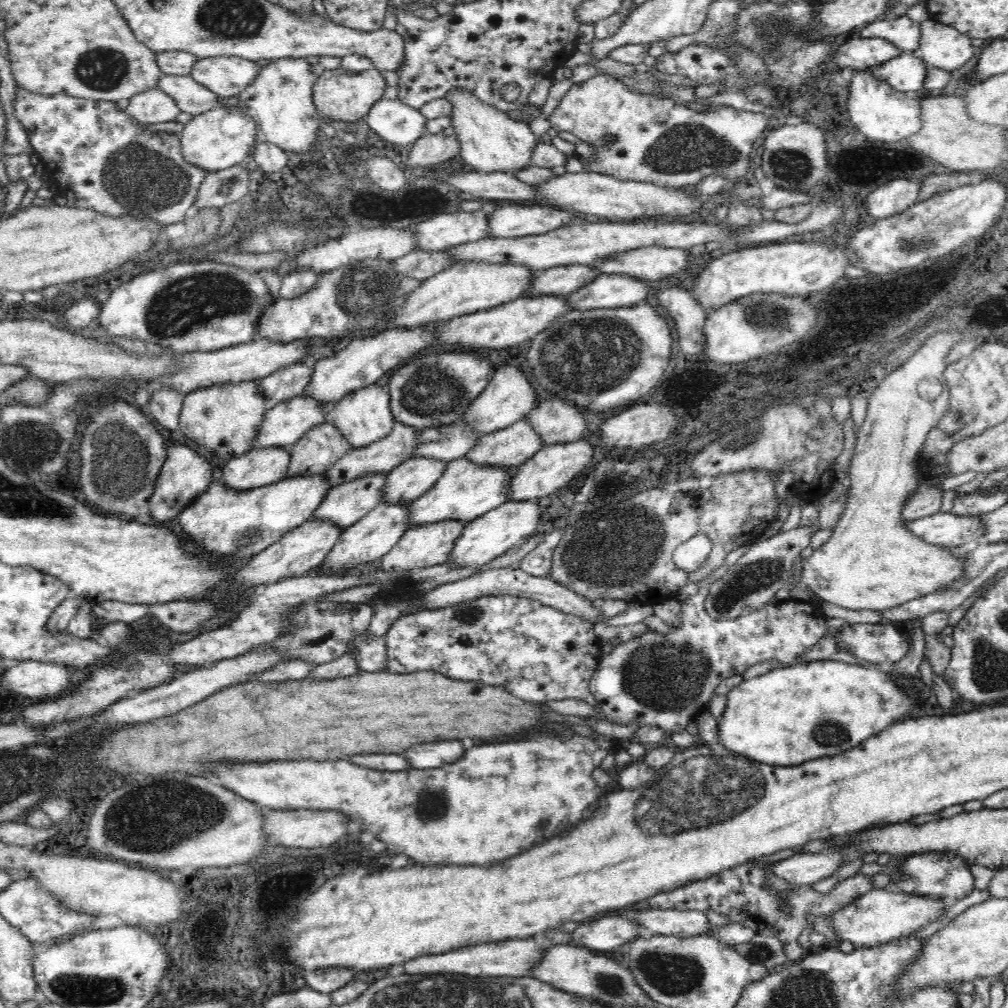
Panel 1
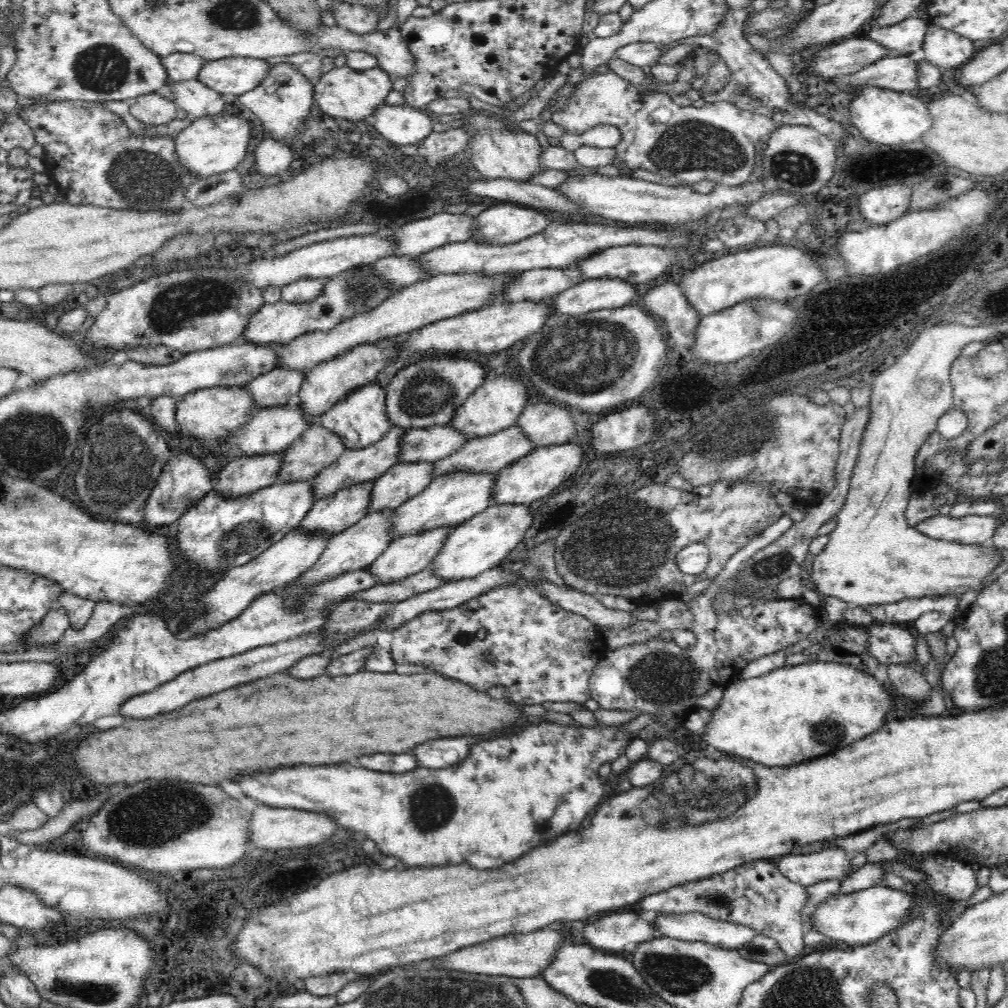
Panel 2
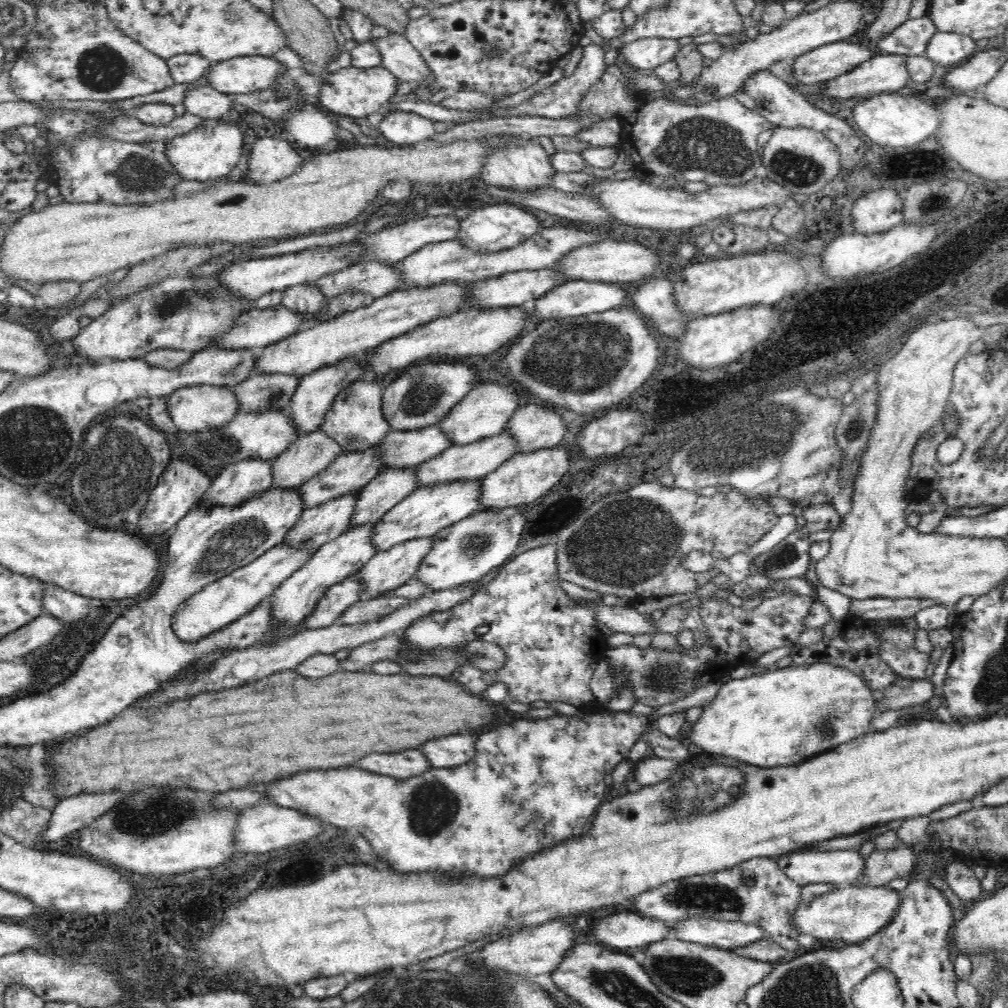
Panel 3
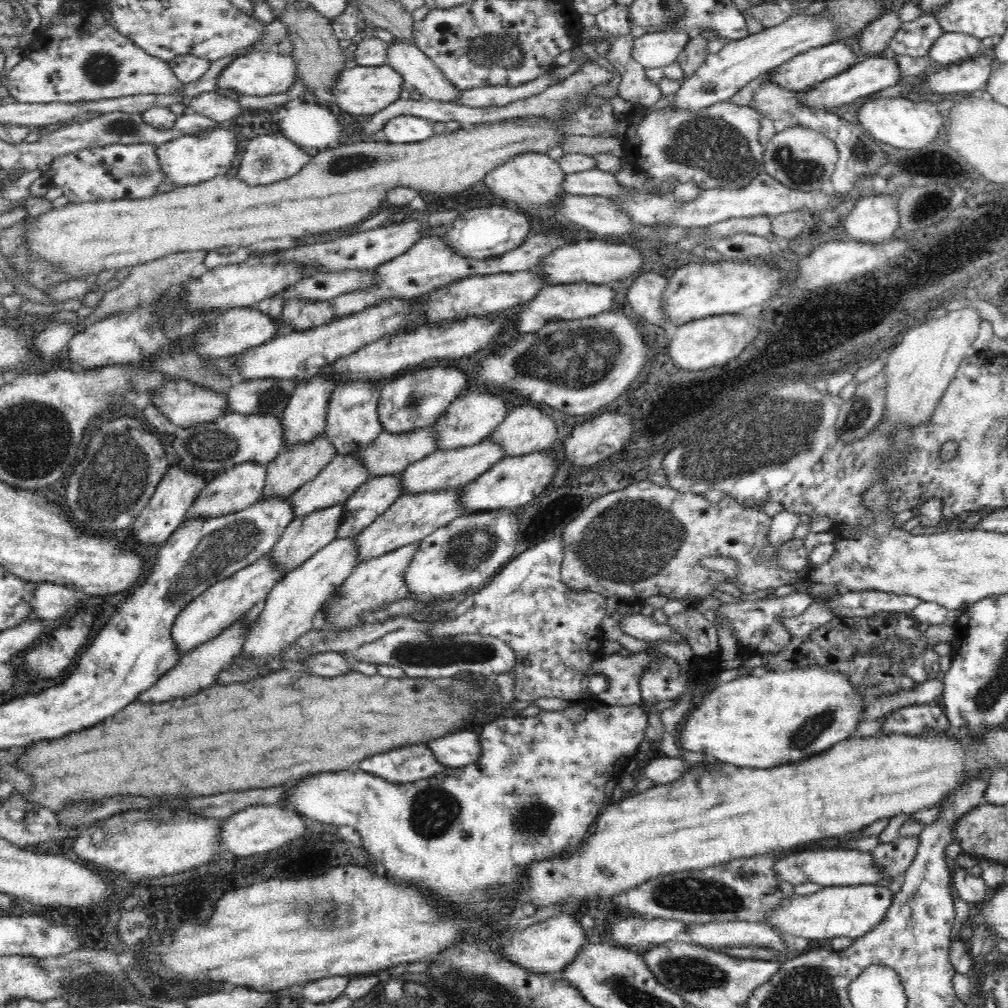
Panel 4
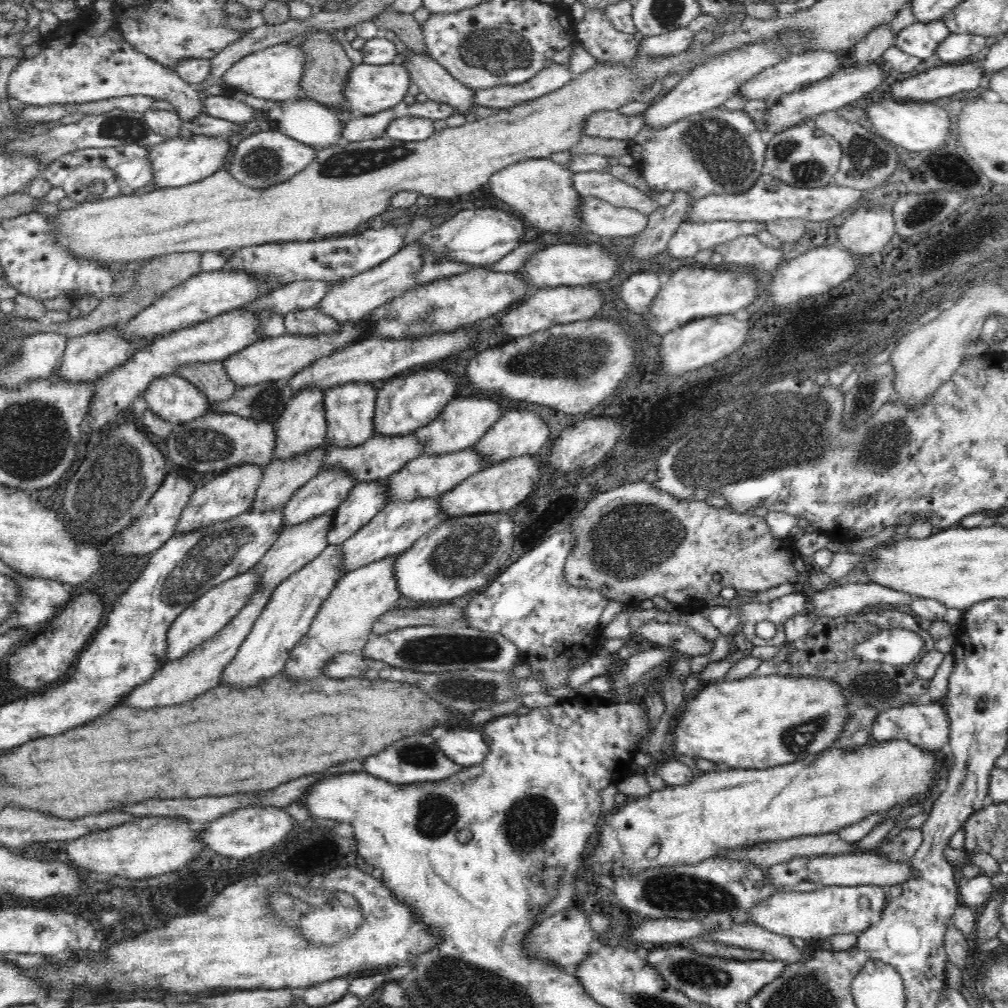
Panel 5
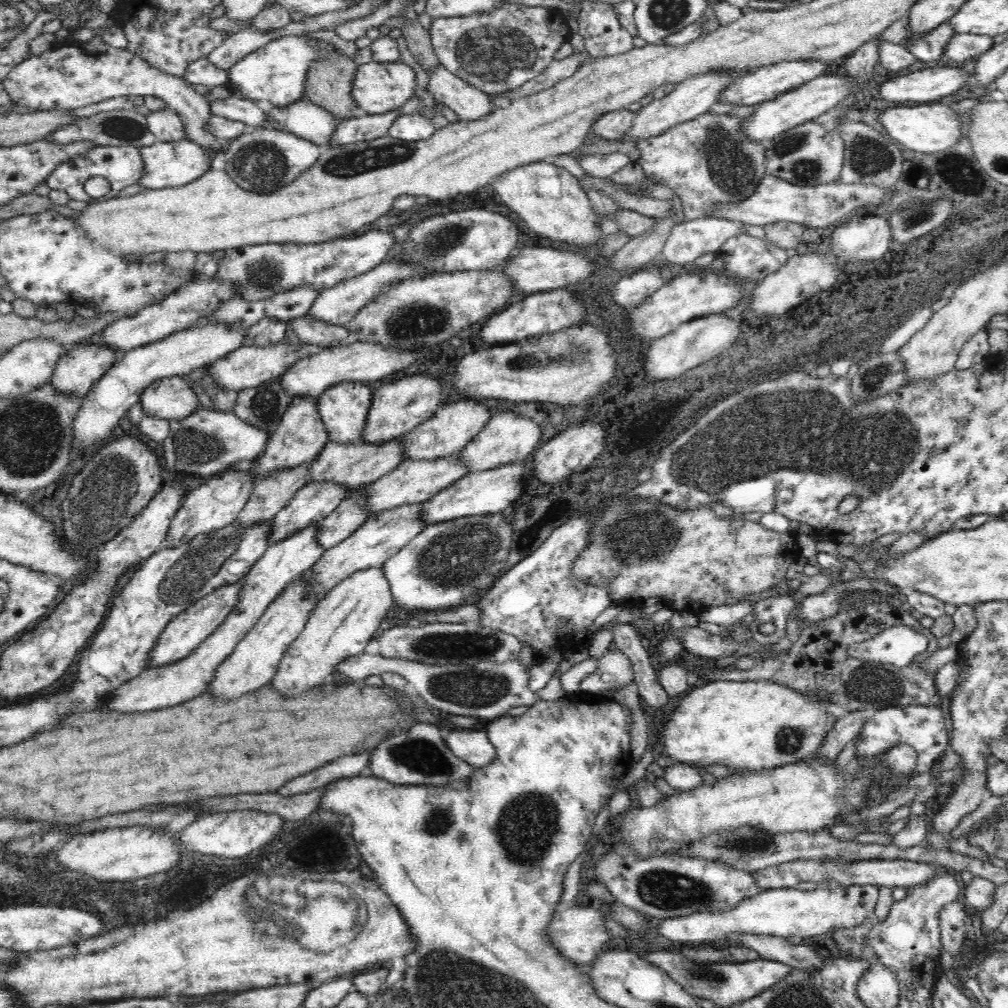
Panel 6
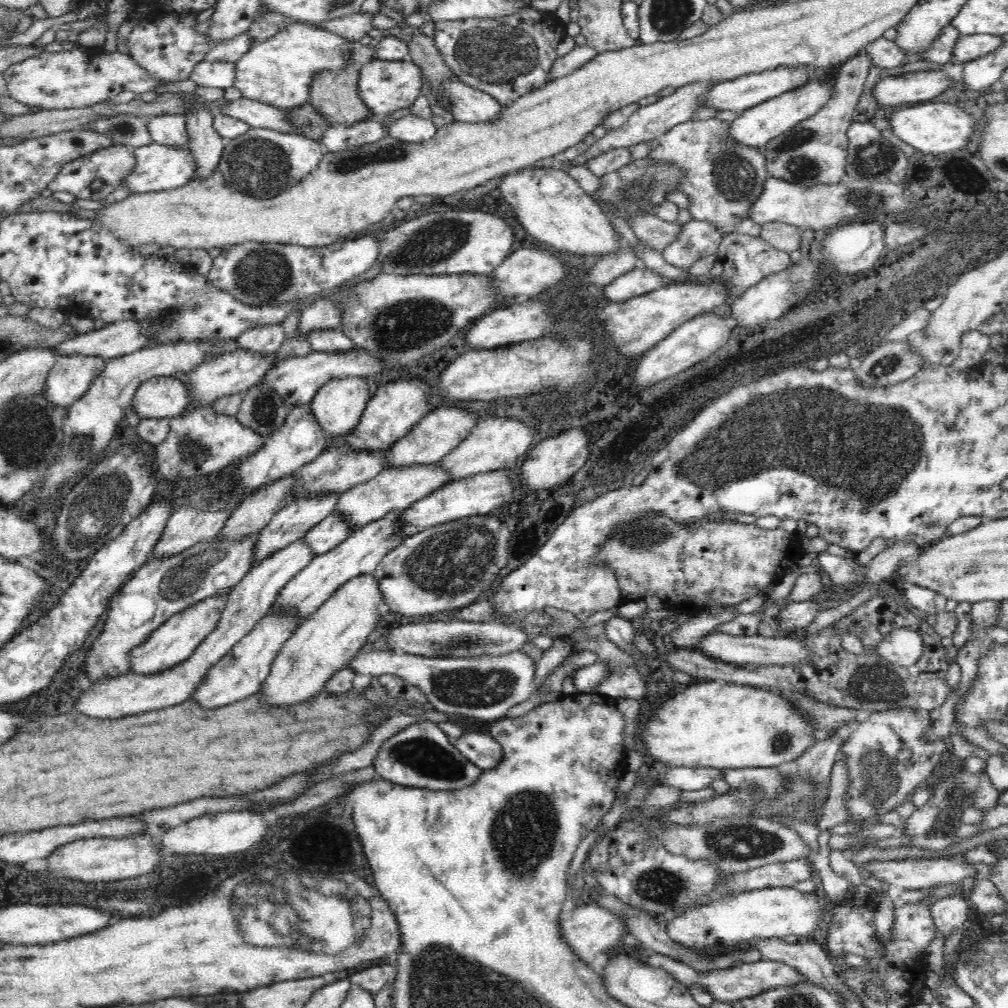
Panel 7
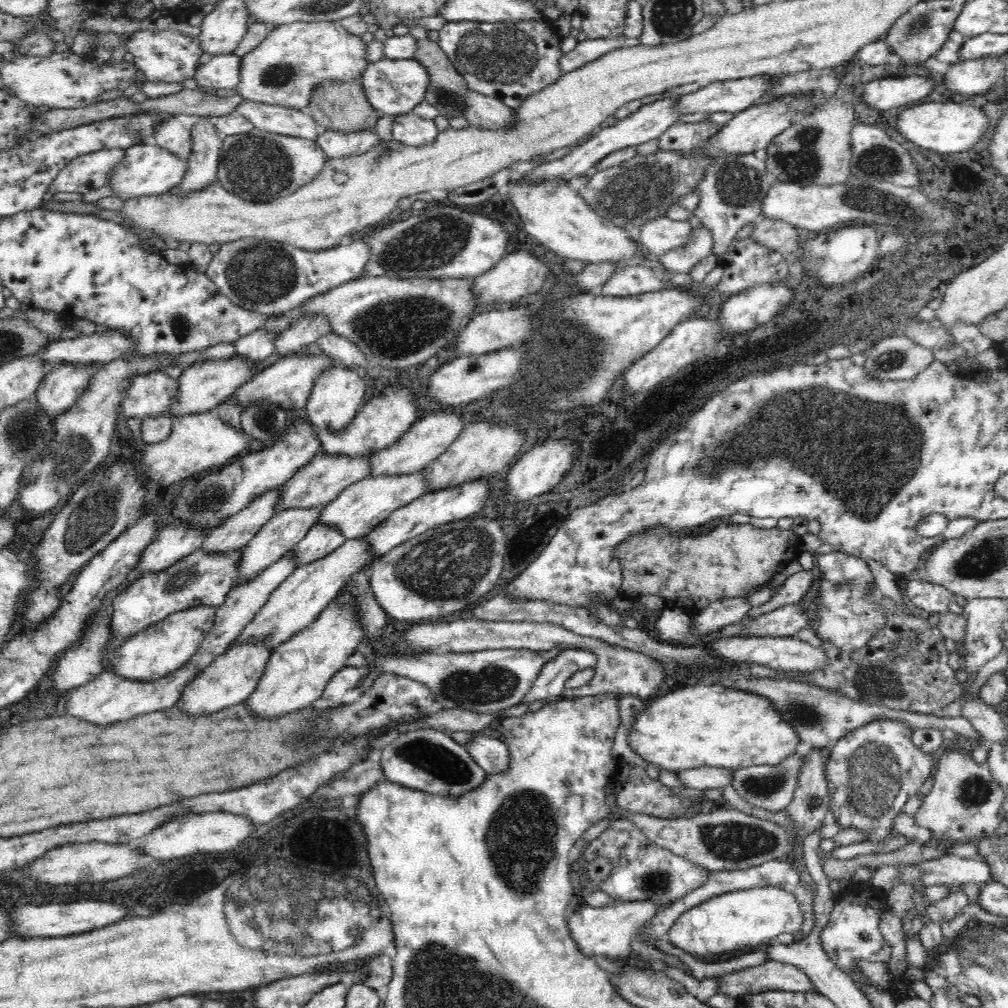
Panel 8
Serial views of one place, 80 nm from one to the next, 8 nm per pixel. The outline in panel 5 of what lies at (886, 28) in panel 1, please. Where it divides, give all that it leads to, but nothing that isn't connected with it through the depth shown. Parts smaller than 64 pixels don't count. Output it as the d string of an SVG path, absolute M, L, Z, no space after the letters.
M915 21L895 37L893 46L925 61L936 52L938 44L946 40L950 34L950 30L941 21L930 24Z

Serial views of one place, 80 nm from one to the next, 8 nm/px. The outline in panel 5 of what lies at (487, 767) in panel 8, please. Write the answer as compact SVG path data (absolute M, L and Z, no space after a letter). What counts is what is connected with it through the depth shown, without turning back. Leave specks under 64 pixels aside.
M474 730L446 732L436 740L436 744L446 756L450 756L450 760L466 767L481 763L490 752L485 740L482 740L482 733Z

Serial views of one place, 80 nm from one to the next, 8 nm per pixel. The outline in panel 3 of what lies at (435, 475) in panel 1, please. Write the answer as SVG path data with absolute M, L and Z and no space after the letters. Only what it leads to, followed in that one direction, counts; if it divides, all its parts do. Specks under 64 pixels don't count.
M387 468L358 491L357 506L350 527L380 521L403 498L418 488L417 468Z

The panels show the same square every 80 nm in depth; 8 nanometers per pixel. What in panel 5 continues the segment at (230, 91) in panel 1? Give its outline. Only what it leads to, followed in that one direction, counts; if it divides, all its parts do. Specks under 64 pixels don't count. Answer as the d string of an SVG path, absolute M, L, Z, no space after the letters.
M278 44L265 50L253 52L235 62L222 76L222 86L230 86L245 95L266 99L268 103L292 102L301 88L305 56L298 44Z

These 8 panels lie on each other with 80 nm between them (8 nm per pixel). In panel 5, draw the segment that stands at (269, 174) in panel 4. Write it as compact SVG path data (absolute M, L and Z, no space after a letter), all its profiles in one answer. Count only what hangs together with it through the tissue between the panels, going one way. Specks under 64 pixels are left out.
M258 132L234 140L227 161L227 170L242 184L250 188L268 188L280 184L304 170L317 155L317 149L306 146L280 132Z

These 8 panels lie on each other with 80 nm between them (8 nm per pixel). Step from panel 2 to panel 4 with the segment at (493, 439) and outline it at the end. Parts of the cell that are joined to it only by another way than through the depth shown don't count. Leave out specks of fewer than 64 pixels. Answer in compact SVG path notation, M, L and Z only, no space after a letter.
M486 437L479 444L467 446L464 448L456 448L452 450L436 450L426 459L420 460L418 463L412 464L402 476L402 494L412 494L417 492L430 492L437 490L462 489L469 483L478 479L490 471L500 460L505 458L503 446L497 444L494 440Z

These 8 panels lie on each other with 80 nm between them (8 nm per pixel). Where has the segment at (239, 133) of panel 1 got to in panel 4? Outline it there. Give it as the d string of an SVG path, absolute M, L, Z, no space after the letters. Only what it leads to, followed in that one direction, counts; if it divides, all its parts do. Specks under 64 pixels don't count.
M220 123L193 135L175 138L156 148L160 167L166 174L167 180L182 187L200 184L216 178L216 176L227 174L236 152L238 152L238 140L236 140L234 130L230 130L229 127L224 127Z

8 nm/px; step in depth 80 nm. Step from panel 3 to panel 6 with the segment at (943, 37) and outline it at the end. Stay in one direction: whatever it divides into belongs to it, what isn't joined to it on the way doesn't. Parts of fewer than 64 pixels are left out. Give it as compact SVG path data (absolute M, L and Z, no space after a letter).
M956 33L952 36L950 44L946 46L944 56L948 56L958 63L966 62L991 49L994 44L994 38L987 35Z

